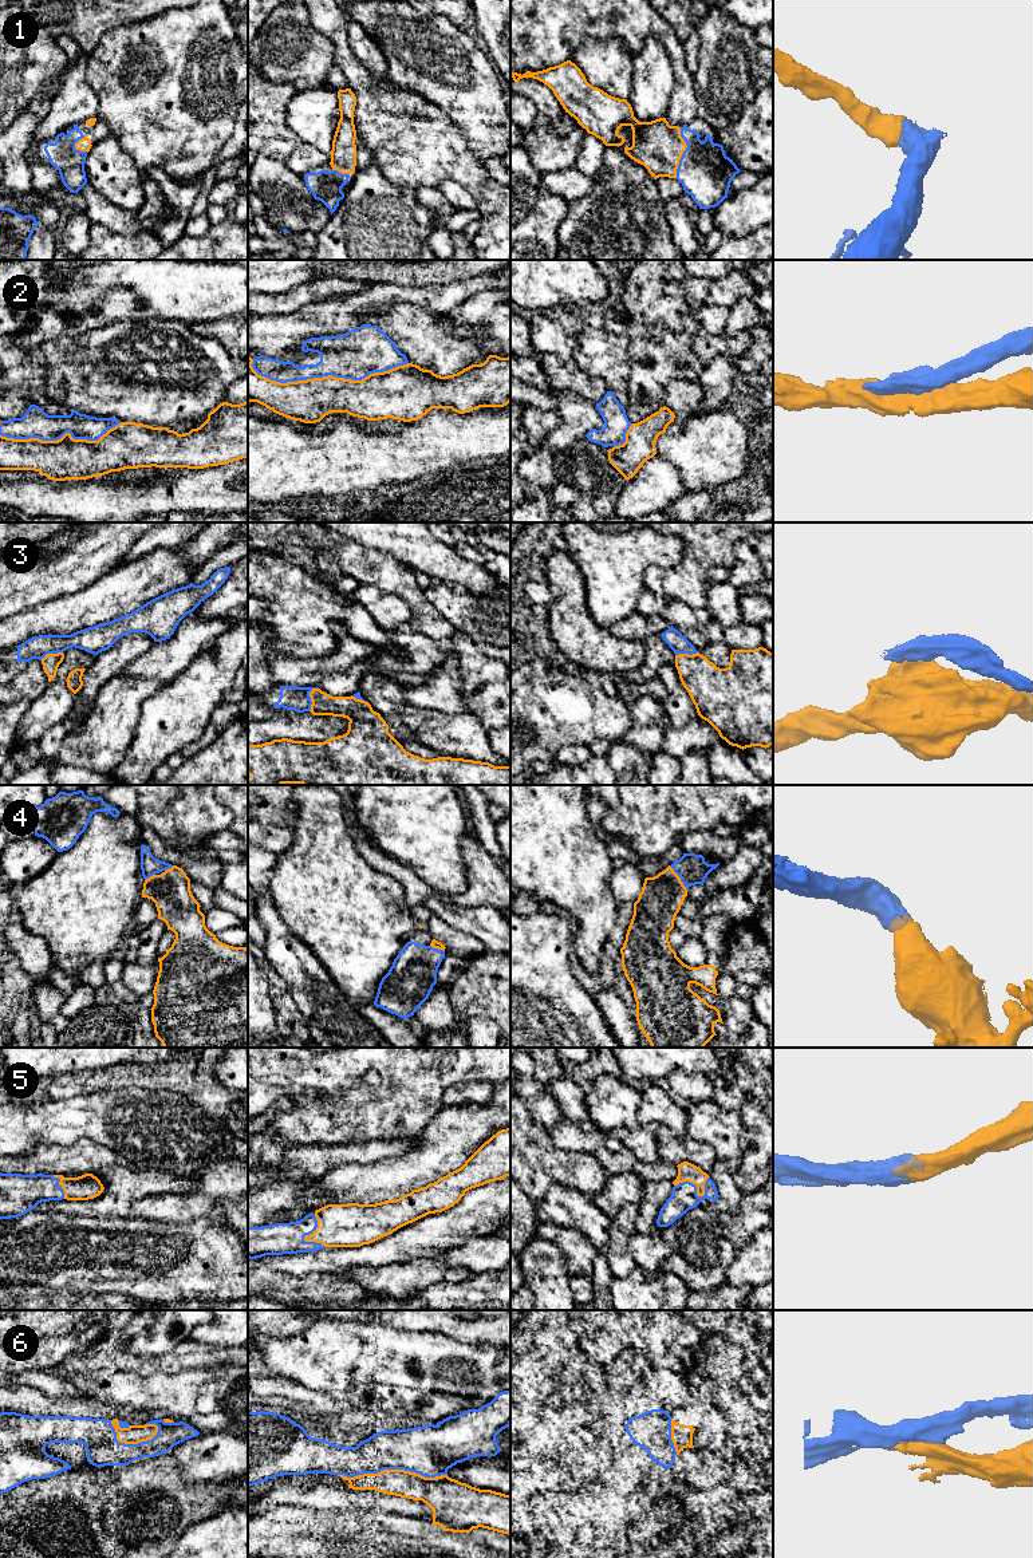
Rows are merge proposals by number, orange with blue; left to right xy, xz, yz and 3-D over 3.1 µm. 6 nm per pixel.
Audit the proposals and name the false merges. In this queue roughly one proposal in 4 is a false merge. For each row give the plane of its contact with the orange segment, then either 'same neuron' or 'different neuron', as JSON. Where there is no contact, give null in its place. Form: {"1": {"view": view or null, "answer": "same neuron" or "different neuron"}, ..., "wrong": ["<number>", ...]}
{"1": {"view": "yz", "answer": "same neuron"}, "2": {"view": "xz", "answer": "different neuron"}, "3": {"view": "xz", "answer": "different neuron"}, "4": {"view": "yz", "answer": "same neuron"}, "5": {"view": "yz", "answer": "same neuron"}, "6": {"view": "xz", "answer": "different neuron"}, "wrong": ["2", "3", "6"]}

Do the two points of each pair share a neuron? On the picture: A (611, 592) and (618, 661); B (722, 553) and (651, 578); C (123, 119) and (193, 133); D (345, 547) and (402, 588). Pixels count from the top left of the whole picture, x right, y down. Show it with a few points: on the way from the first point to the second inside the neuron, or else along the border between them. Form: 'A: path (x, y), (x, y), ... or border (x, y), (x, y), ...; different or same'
A: border (587, 608), (588, 615), (599, 626), (610, 630); different
B: path (705, 560), (686, 576), (669, 576); same
C: path (141, 119), (160, 131), (176, 131); same
D: path (359, 561), (387, 574); same

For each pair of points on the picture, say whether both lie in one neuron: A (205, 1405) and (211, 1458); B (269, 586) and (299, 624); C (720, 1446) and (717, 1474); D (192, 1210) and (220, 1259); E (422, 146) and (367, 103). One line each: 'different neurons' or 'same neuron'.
A: different neurons
B: same neuron
C: different neurons
D: different neurons
E: same neuron

